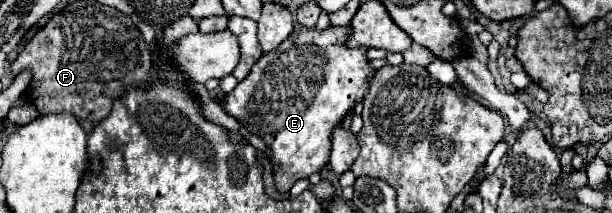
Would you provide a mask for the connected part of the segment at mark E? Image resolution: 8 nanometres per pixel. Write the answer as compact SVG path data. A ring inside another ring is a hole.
M297 26L275 52L263 54L251 74L223 98L223 110L269 146L273 178L281 194L289 192L297 180L327 166L333 128L367 94L367 82L375 70L365 56L367 48L347 50L343 44L347 32L351 32L349 26L331 26L323 32Z

